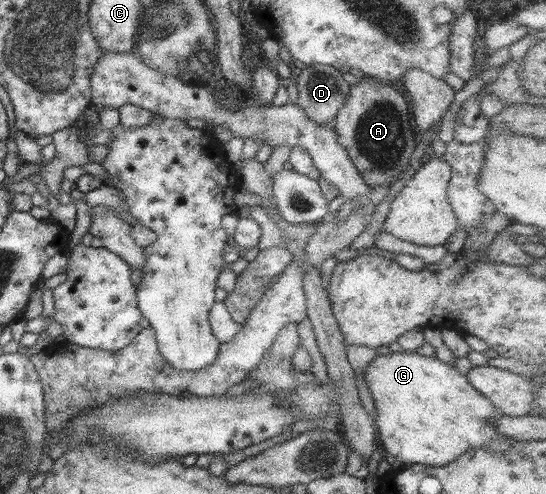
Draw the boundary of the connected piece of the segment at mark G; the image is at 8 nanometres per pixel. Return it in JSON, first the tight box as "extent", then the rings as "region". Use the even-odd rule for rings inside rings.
{"extent":[364,352,515,467],"region":[[[390,352],[376,355],[368,363],[364,379],[370,387],[377,410],[377,439],[382,453],[388,454],[405,466],[424,464],[432,467],[442,467],[458,459],[459,455],[470,449],[488,449],[488,451],[504,451],[515,444],[512,438],[498,433],[494,428],[495,420],[502,414],[466,379],[466,374],[458,372],[455,366],[450,366],[436,357],[426,357],[414,352]]]}

